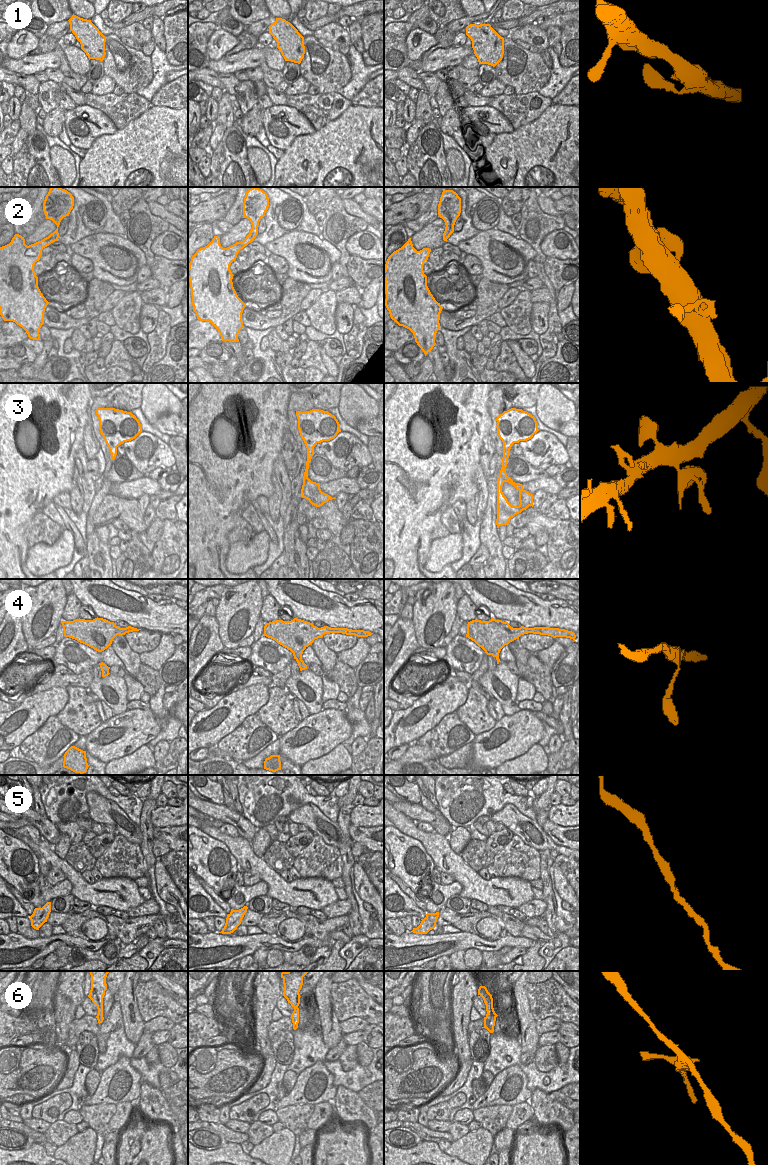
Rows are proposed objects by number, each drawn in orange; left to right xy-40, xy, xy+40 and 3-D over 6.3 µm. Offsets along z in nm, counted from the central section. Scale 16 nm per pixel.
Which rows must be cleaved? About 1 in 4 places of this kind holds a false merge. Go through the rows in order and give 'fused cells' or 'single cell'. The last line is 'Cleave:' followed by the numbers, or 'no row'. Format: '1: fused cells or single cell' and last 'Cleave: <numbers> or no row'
1: single cell
2: single cell
3: fused cells
4: single cell
5: single cell
6: single cell
Cleave: 3

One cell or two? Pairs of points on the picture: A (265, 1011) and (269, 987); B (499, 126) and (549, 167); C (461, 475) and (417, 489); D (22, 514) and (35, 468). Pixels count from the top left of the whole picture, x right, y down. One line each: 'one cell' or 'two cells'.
A: one cell
B: two cells
C: one cell
D: one cell

